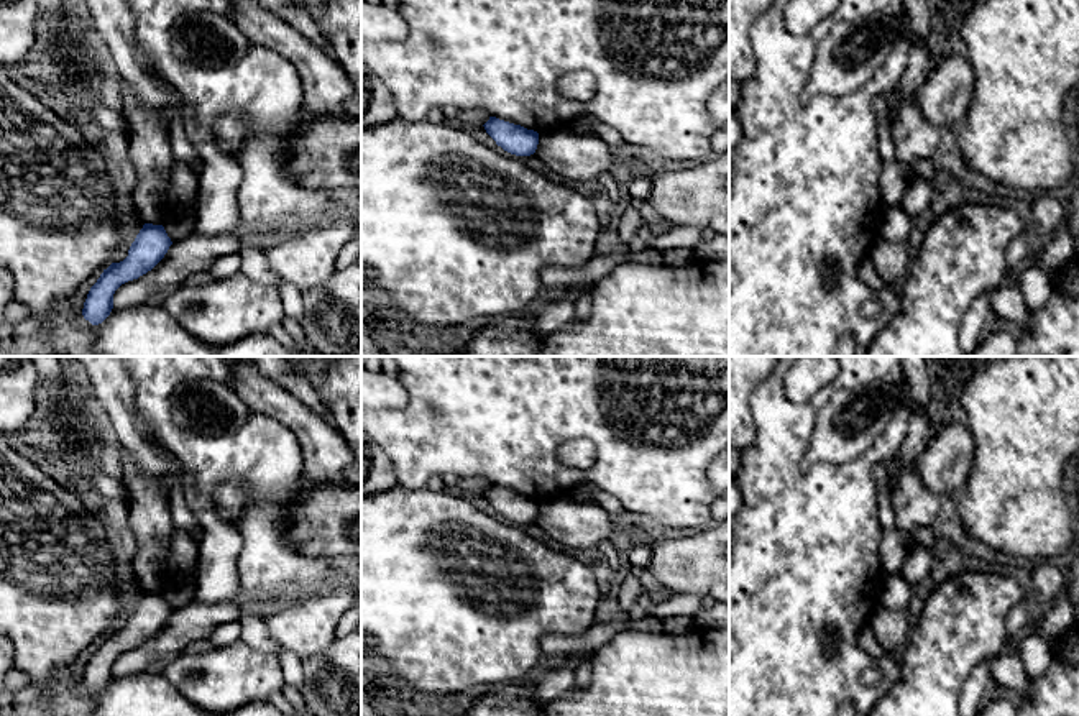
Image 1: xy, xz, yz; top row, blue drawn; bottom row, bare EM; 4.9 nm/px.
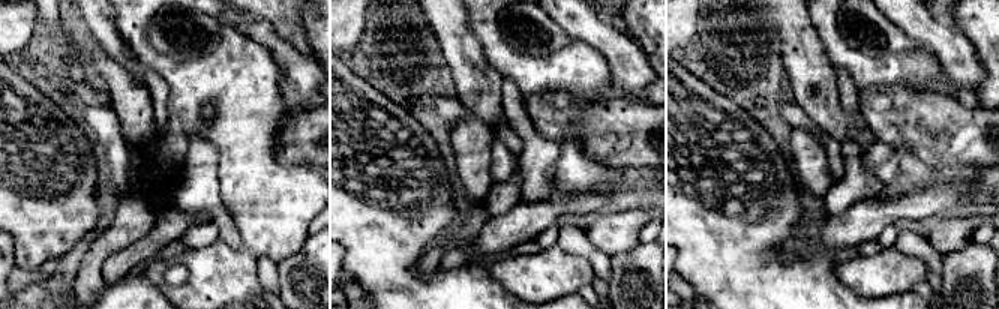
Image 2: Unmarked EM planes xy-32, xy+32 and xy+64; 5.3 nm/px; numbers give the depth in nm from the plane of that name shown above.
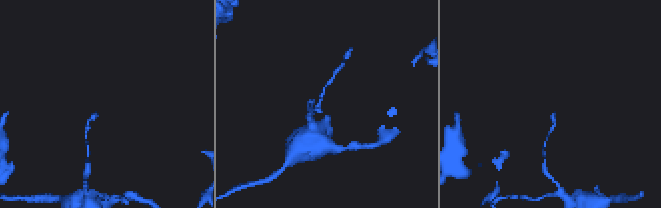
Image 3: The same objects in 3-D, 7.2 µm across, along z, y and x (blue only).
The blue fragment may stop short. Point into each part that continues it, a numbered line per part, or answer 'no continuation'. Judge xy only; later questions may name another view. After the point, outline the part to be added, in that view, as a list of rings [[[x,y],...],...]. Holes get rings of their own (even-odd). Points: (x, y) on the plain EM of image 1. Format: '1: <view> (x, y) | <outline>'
no continuation

